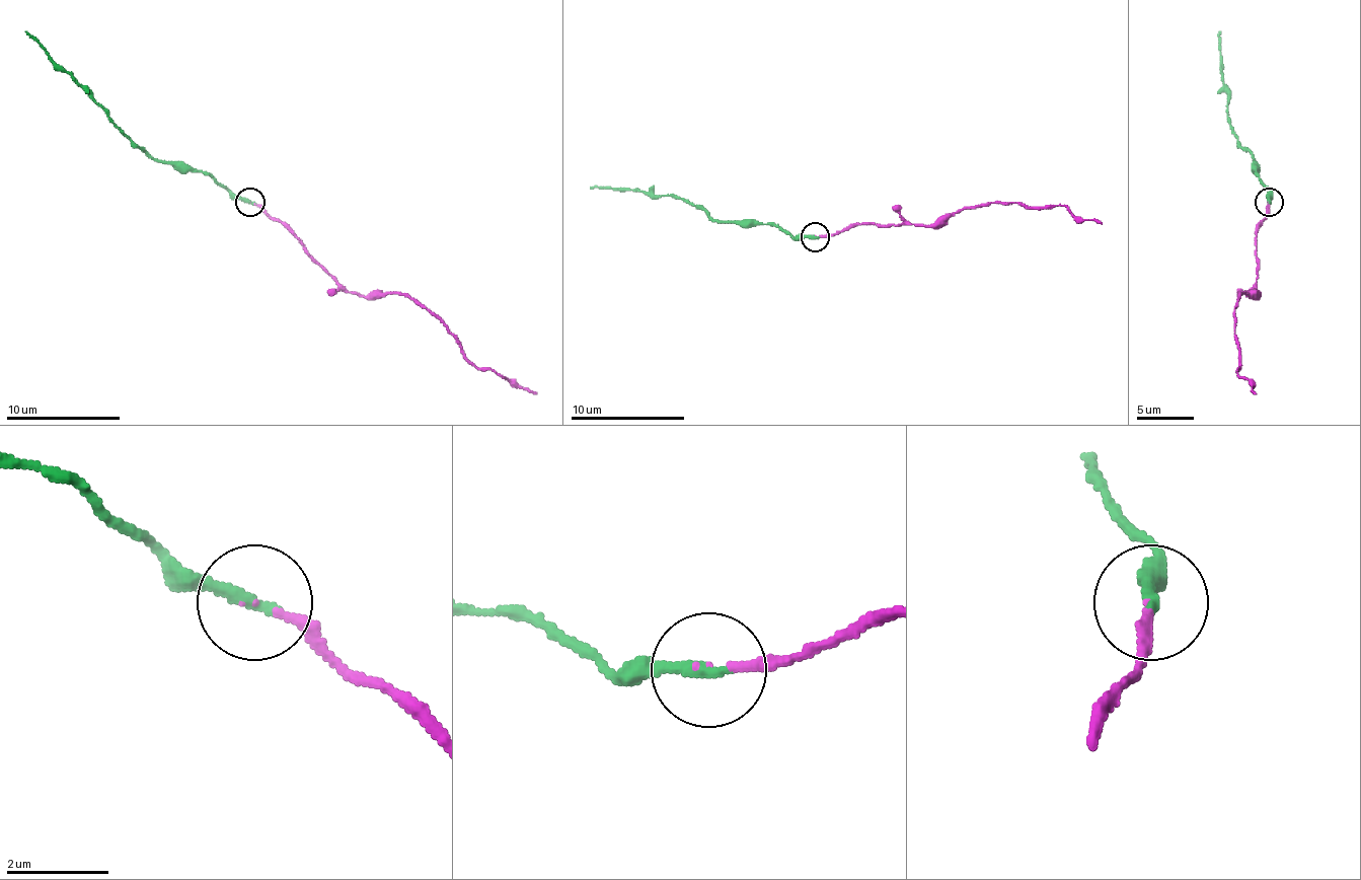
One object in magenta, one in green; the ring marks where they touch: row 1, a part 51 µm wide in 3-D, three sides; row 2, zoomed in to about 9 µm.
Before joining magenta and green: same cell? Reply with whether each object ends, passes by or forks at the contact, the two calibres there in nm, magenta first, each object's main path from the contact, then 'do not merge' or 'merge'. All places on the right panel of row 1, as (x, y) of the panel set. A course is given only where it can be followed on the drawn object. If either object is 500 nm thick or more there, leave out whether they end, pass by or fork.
magenta ends; green ends; calibres 120 and 280 nm; course magenta (1268, 201), (1268, 213), (1257, 229), (1257, 295), (1239, 295), (1233, 310), (1239, 367), (1236, 373), (1257, 393); course green (1268, 201), (1268, 190), (1257, 175), (1254, 161), (1239, 144), (1228, 115), (1219, 31); merge

